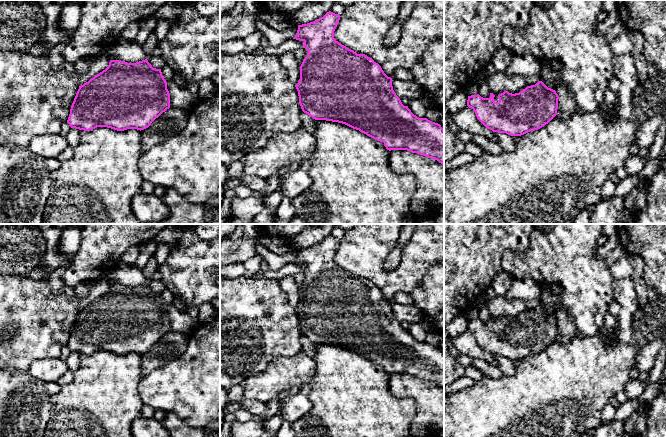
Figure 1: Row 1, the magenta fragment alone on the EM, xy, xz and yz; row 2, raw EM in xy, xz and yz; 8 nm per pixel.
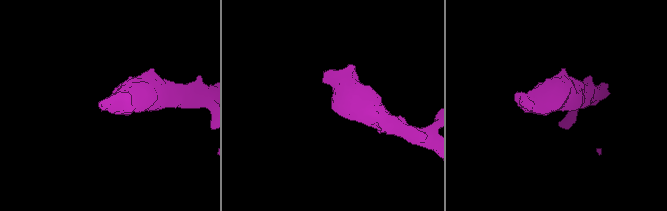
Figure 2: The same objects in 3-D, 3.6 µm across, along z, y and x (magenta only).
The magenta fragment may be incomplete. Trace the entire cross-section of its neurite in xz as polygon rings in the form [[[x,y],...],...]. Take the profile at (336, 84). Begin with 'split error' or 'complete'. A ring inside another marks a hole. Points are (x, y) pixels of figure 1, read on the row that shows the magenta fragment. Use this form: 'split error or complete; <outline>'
complete; [[[329,11],[313,22],[298,25],[293,39],[303,41],[303,48],[308,50],[308,55],[300,66],[300,79],[295,85],[302,111],[315,120],[338,122],[359,130],[383,142],[389,151],[407,150],[435,159],[444,166],[444,129],[440,124],[427,118],[417,117],[408,106],[404,106],[393,90],[392,78],[388,77],[372,58],[365,54],[357,54],[334,38],[334,31],[339,20],[339,14]]]

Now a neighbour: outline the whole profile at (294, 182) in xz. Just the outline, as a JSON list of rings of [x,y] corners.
[[[290,170],[281,173],[280,188],[285,197],[293,199],[305,192],[312,184],[308,172],[303,170]]]

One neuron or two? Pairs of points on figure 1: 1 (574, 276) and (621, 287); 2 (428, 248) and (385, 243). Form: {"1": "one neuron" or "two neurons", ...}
{"1": "two neurons", "2": "one neuron"}

